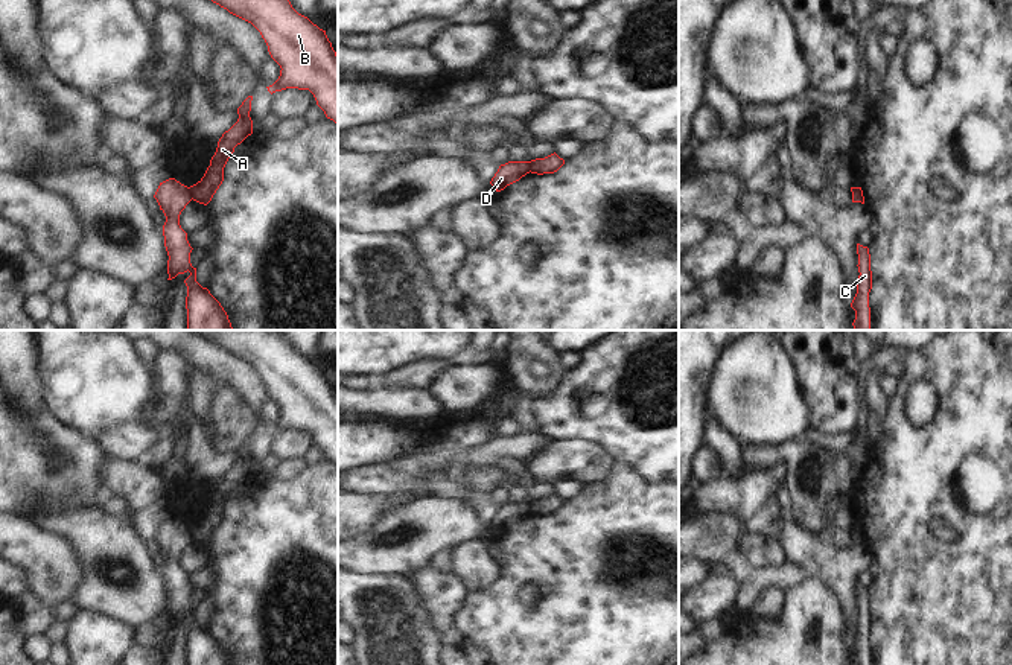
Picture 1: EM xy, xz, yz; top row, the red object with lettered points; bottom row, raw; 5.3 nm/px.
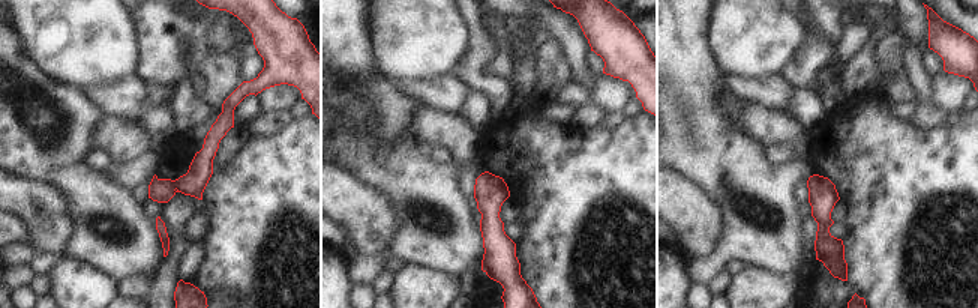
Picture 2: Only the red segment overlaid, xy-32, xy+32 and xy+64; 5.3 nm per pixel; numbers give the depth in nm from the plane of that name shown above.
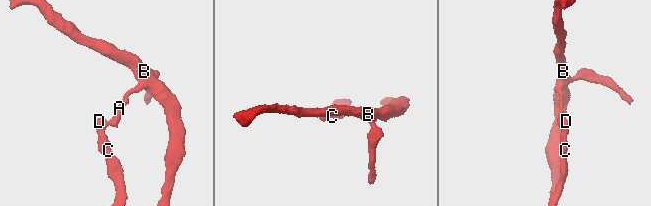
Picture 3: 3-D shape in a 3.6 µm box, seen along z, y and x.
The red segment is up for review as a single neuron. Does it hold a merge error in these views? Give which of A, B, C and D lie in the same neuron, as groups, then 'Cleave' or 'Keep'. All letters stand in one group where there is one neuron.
Groups: A B / C D. Cleave.

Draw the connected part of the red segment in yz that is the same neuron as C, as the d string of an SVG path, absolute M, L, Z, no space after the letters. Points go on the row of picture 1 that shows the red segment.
M857 243L857 254L860 275L857 280L857 294L851 303L851 307L855 310L852 326L854 330L870 330L869 292L872 289L872 271L869 248Z

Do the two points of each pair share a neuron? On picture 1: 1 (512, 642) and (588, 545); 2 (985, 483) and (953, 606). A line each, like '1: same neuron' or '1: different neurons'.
1: same neuron
2: same neuron

